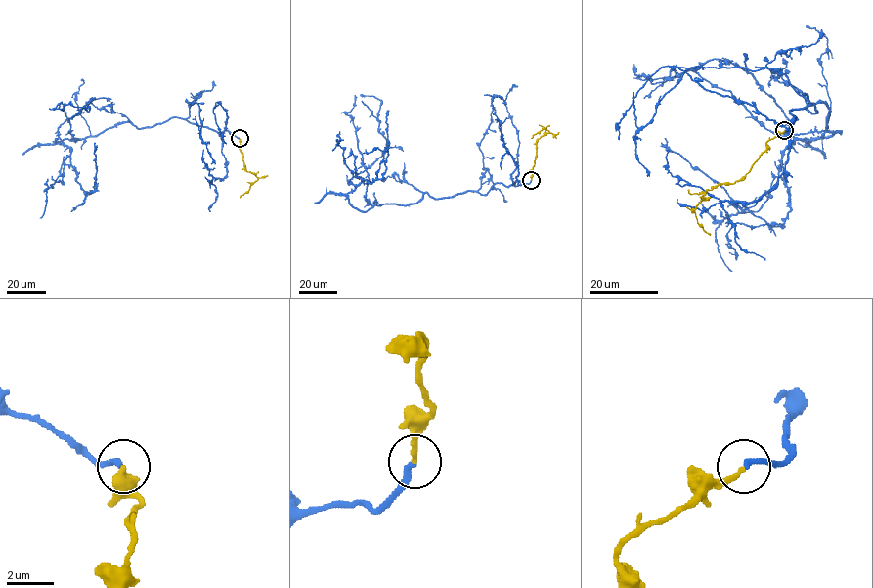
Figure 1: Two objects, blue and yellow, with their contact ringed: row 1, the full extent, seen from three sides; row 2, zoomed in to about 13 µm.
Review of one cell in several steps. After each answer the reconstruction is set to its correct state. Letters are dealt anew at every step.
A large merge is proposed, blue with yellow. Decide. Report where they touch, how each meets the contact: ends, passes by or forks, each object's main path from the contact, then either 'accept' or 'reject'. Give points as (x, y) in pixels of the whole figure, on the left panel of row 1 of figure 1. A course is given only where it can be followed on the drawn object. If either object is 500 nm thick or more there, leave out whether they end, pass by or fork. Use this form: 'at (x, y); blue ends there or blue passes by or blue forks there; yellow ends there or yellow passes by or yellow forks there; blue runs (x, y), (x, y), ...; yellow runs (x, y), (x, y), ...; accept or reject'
at (240, 138); blue ends there; yellow ends there; blue runs (240, 138), (172, 117), (63, 139), (56, 144), (71, 149), (70, 165), (85, 192), (94, 189), (95, 143); yellow runs (240, 138), (244, 169), (258, 178), (240, 197); accept

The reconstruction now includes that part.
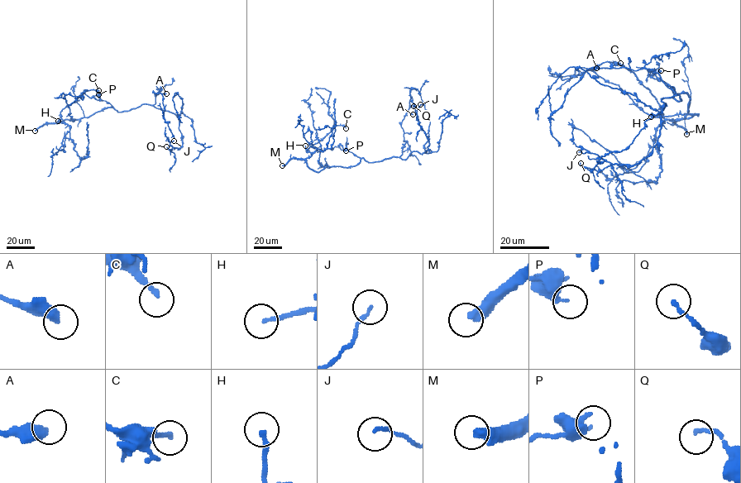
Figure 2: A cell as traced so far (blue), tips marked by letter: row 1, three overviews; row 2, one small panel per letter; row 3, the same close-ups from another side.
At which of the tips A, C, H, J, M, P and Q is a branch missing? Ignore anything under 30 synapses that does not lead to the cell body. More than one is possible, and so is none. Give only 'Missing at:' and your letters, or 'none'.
Missing at: H, M

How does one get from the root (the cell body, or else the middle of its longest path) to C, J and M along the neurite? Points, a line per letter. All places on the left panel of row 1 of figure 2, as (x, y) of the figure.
C: (111, 107), (59, 122), (64, 122), (60, 112), (67, 106), (87, 91), (98, 90)
J: (111, 107), (121, 112), (147, 104), (173, 112), (179, 118), (182, 145), (173, 147), (169, 141), (174, 141)
M: (111, 107), (103, 107), (88, 117), (43, 124), (35, 131)

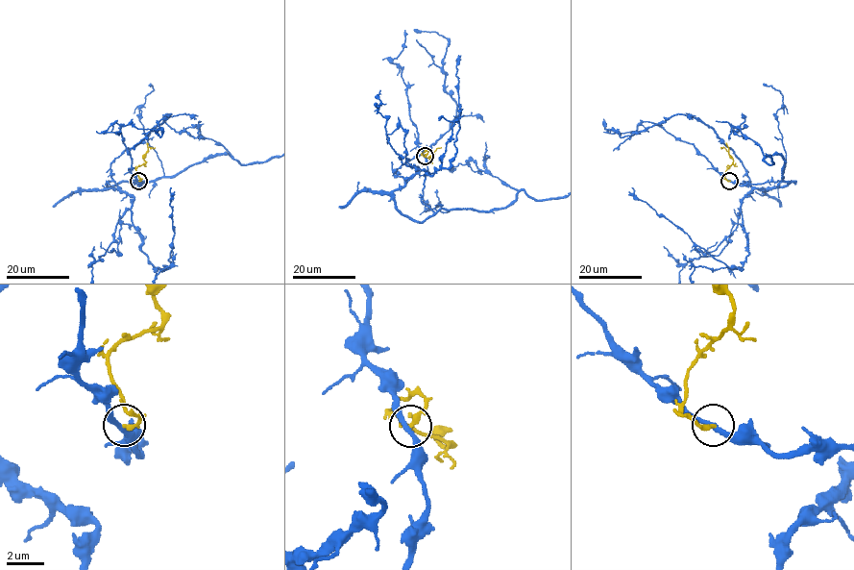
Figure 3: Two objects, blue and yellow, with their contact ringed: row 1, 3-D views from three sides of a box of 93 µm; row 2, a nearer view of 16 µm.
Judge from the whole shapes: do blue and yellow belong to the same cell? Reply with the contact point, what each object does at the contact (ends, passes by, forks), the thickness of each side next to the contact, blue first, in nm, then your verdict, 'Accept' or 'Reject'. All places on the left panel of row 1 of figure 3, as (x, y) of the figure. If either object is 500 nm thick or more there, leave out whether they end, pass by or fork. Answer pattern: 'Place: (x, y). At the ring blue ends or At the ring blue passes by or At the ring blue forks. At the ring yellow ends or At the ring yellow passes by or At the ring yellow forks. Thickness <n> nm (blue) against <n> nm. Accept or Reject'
Place: (138, 181). At the ring blue passes by. At the ring yellow ends. Thickness 240 nm (blue) against 280 nm. Reject

